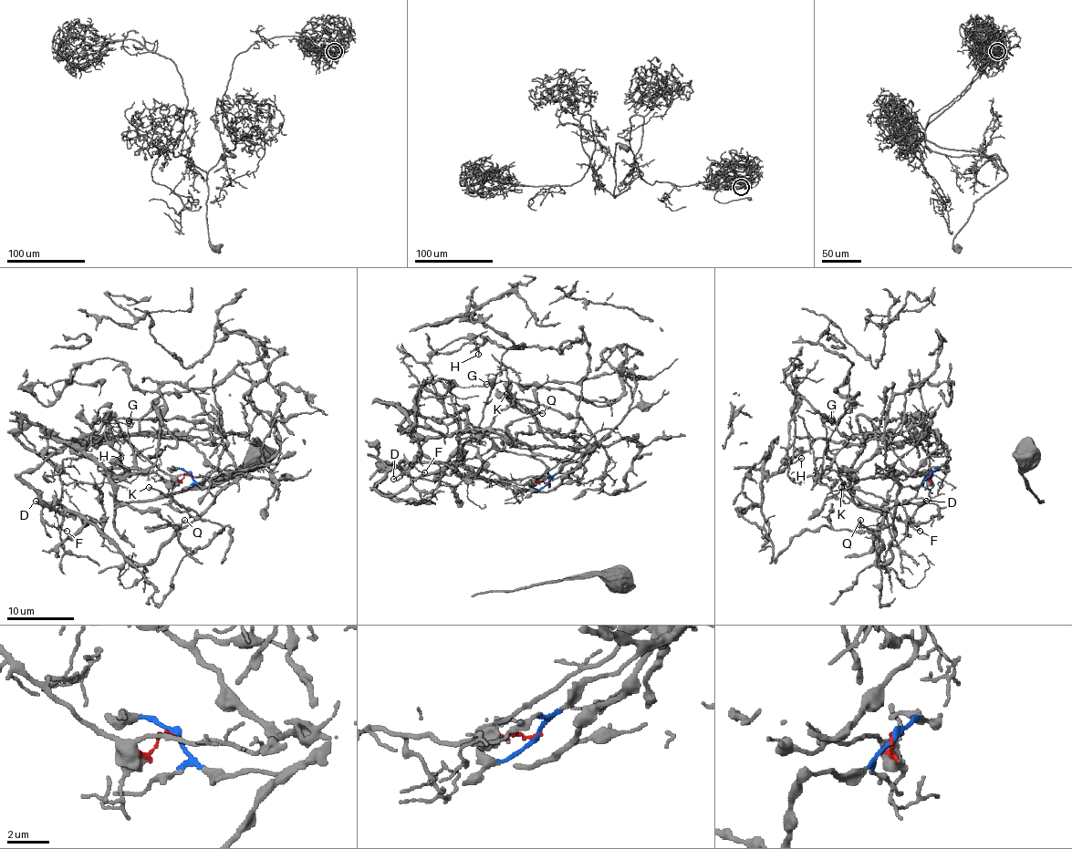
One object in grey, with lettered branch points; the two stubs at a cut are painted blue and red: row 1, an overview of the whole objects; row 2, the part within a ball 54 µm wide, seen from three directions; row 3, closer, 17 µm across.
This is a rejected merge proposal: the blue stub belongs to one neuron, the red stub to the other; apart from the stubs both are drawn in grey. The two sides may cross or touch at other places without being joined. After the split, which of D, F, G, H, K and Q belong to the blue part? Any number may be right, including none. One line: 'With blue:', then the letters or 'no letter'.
With blue: D, F, K, Q

